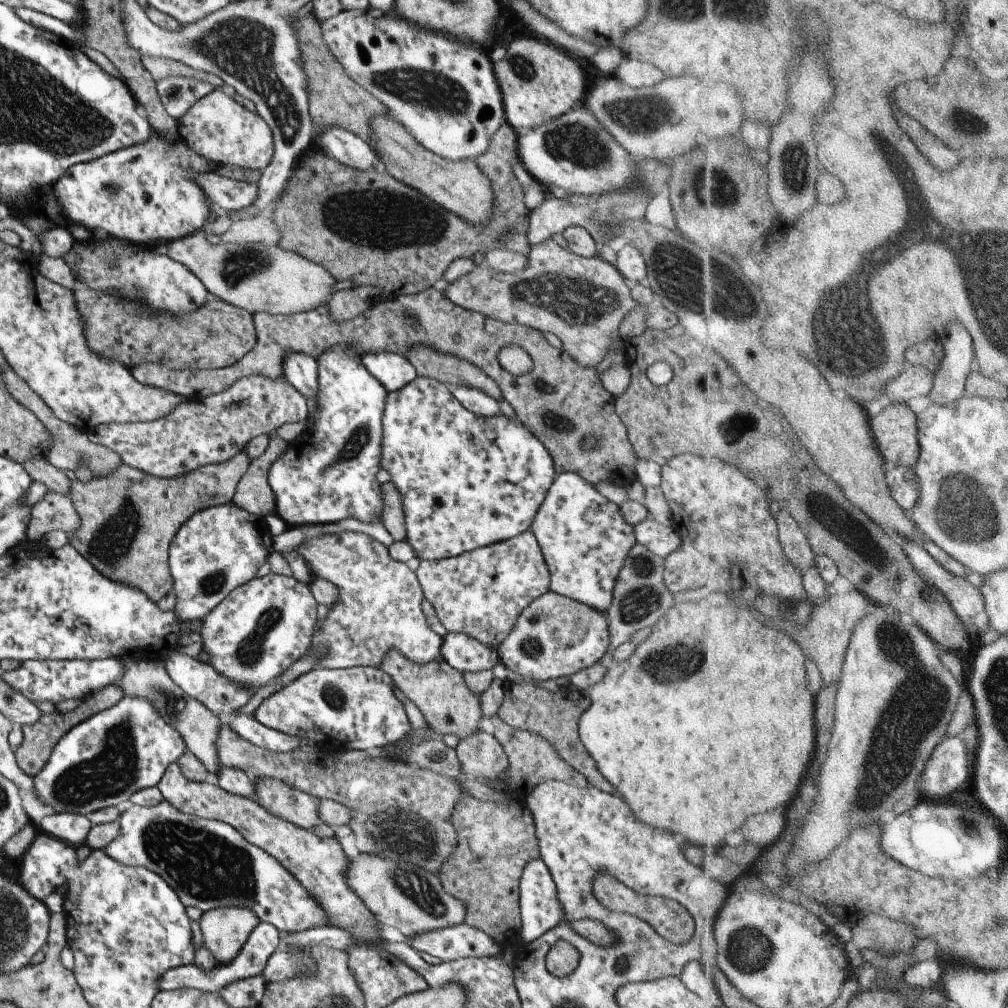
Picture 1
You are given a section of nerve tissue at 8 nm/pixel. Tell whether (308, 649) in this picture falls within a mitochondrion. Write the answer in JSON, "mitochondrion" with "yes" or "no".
{"mitochondrion":"no"}

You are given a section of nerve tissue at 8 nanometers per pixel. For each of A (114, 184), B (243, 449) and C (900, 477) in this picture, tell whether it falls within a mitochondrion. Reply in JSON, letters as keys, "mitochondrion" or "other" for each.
{"A":"mitochondrion","B":"other","C":"other"}

